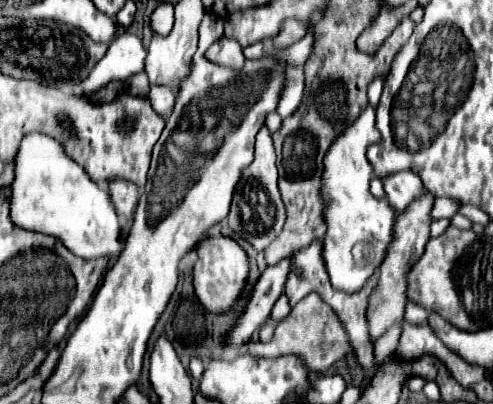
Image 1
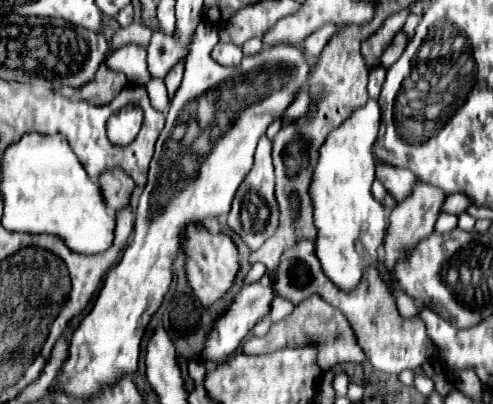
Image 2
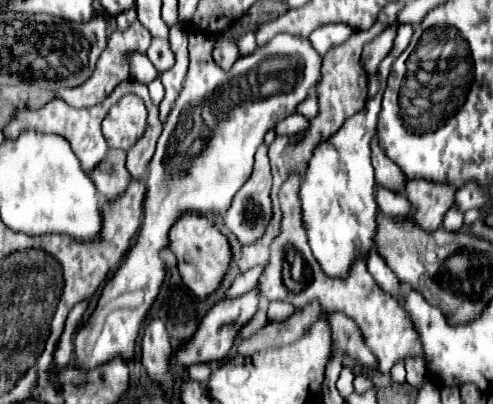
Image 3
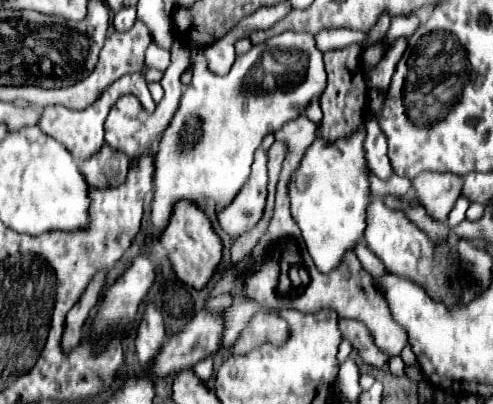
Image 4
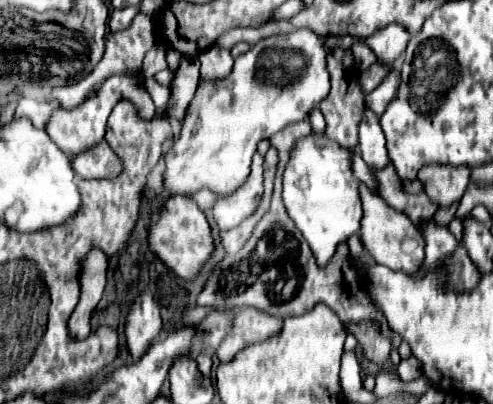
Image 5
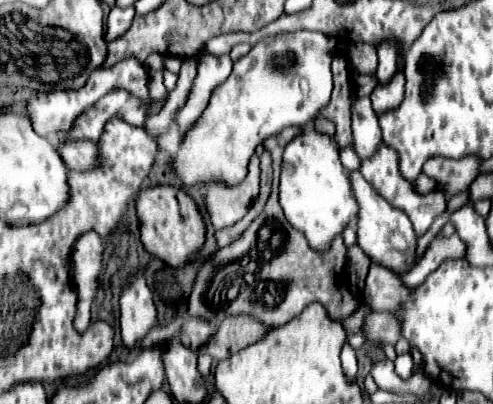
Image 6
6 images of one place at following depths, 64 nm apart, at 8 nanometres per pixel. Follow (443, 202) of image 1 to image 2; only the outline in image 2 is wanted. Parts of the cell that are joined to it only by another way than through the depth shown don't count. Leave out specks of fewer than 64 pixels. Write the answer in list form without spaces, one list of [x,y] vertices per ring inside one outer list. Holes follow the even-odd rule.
[[[452,194],[452,196],[446,198],[442,212],[450,212],[450,214],[458,216],[458,214],[466,212],[470,206],[472,206],[472,200],[468,196],[464,196],[464,194]]]

